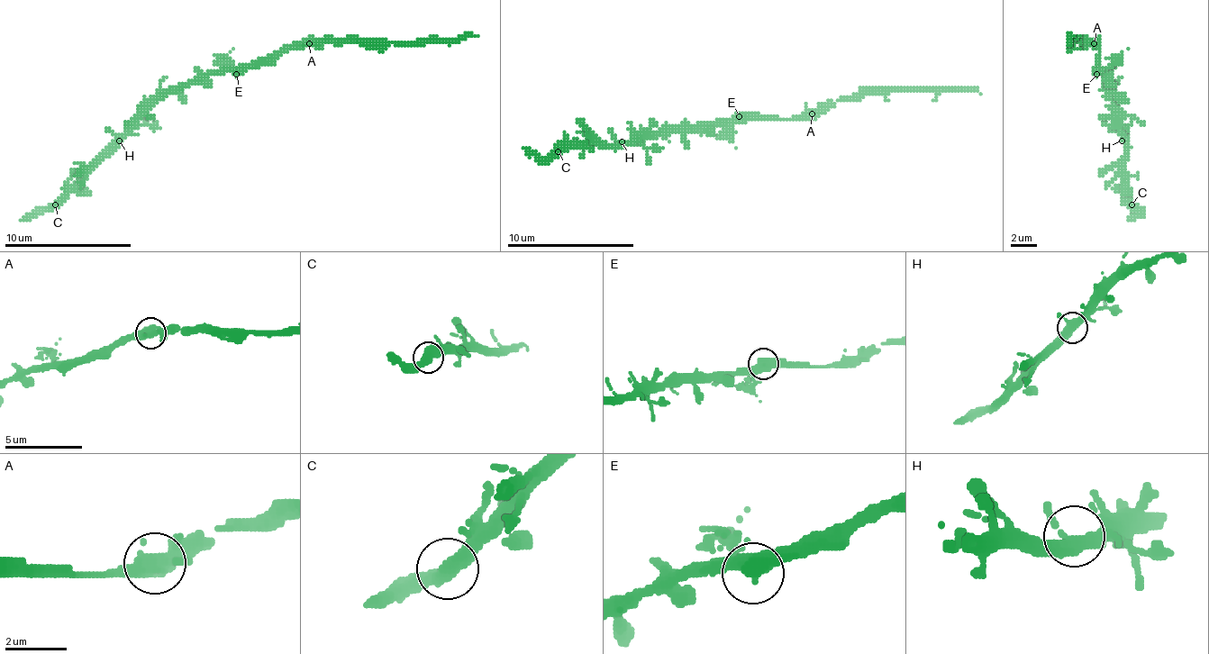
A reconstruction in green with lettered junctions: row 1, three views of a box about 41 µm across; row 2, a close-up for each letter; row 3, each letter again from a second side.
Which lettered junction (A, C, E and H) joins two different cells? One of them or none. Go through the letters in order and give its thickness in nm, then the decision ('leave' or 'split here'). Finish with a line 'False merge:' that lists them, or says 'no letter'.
A: 400 nm | leave
C: 460 nm | leave
E: 380 nm | leave
H: 400 nm | leave
False merge: no letter

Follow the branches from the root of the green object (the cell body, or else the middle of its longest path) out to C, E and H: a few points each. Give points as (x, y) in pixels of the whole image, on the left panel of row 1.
C: (223, 74), (204, 74), (173, 86), (55, 204)
E: (223, 74), (227, 71), (236, 74)
H: (223, 74), (204, 74), (173, 86), (119, 140)

